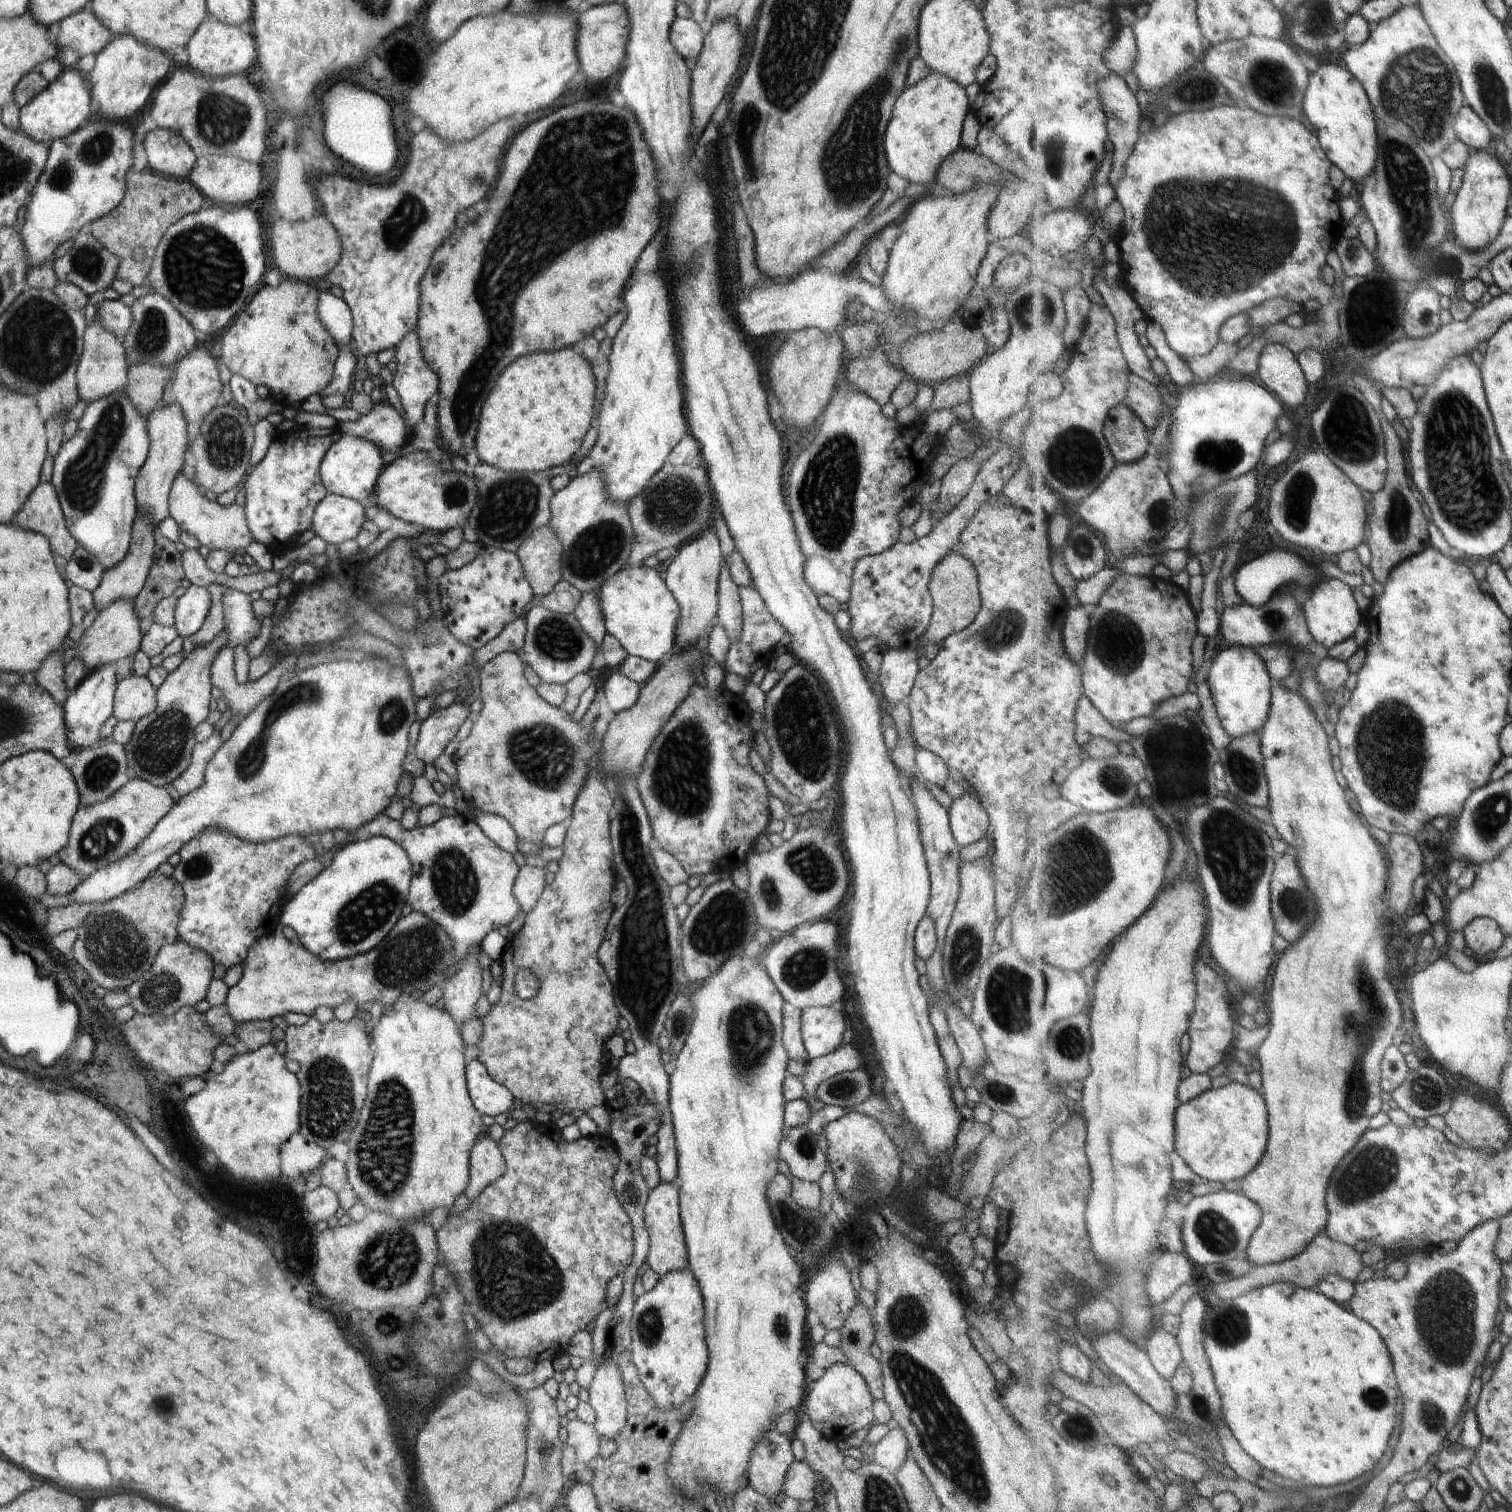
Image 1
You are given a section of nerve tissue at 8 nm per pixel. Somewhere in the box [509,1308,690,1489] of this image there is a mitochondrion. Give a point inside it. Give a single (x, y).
(546, 1454)

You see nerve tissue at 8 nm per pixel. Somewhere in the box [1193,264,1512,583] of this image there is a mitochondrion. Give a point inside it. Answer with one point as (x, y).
(1455, 444)

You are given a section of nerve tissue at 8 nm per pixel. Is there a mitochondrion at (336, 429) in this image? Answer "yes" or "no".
no

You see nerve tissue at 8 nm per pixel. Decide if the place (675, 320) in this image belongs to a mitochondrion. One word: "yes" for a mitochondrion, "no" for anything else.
no

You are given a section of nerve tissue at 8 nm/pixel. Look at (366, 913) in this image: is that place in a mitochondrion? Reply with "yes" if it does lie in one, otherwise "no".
yes

